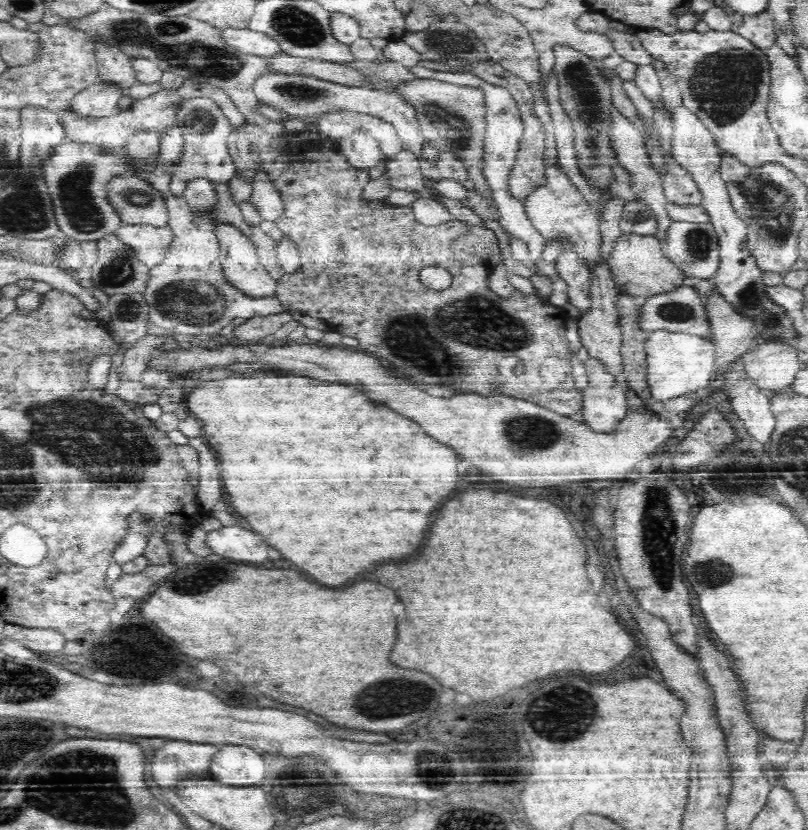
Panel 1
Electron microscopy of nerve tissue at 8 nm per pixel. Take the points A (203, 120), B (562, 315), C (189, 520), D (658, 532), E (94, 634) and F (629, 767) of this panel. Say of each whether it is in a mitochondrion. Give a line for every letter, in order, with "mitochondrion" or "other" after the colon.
A: mitochondrion
B: other
C: other
D: mitochondrion
E: other
F: other

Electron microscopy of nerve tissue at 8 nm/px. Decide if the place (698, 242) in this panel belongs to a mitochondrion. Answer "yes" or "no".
yes

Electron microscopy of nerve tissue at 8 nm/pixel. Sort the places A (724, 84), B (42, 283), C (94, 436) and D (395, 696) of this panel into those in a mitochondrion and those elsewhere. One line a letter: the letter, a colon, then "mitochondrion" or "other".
A: mitochondrion
B: other
C: mitochondrion
D: mitochondrion

